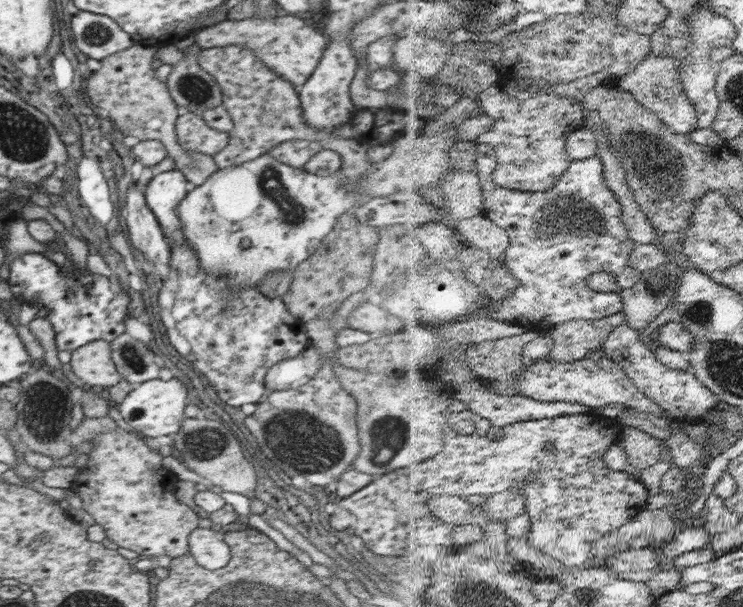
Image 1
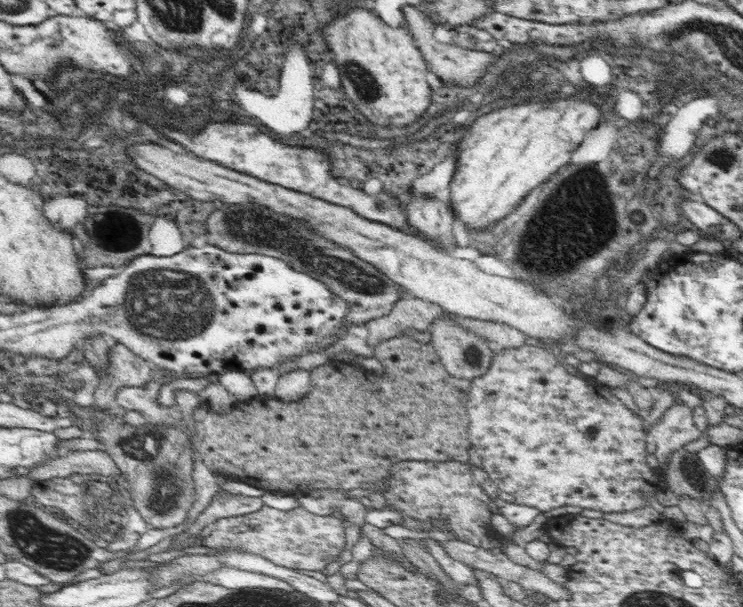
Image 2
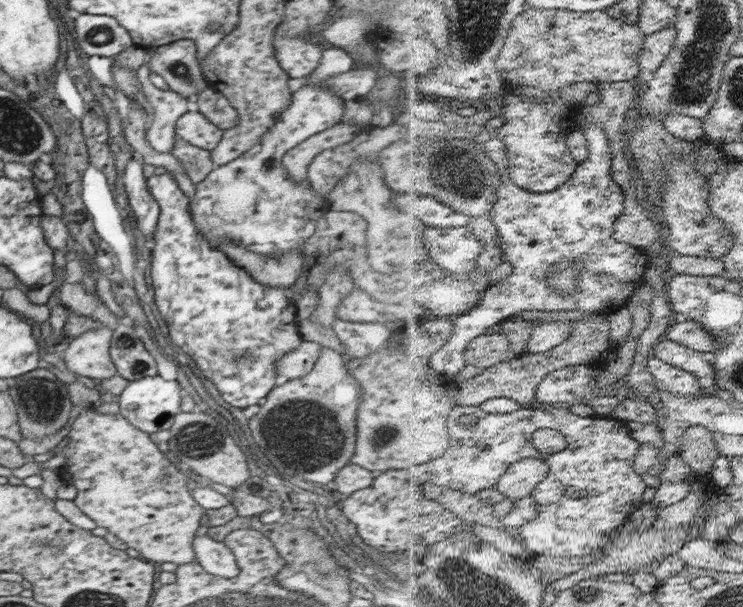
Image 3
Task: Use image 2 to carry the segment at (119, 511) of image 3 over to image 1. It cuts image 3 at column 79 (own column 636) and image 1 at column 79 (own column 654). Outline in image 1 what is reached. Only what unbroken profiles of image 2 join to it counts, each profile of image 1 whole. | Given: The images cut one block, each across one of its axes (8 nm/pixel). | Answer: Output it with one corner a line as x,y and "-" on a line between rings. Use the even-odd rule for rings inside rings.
117,426
110,432
101,432
87,445
90,456
78,472
78,480
70,489
82,499
82,508
104,528
106,536
119,547
134,550
141,558
170,556
172,559
189,552
189,534
198,528
200,517
195,511
179,502
172,488
172,473
162,466
163,456
151,449
145,441

